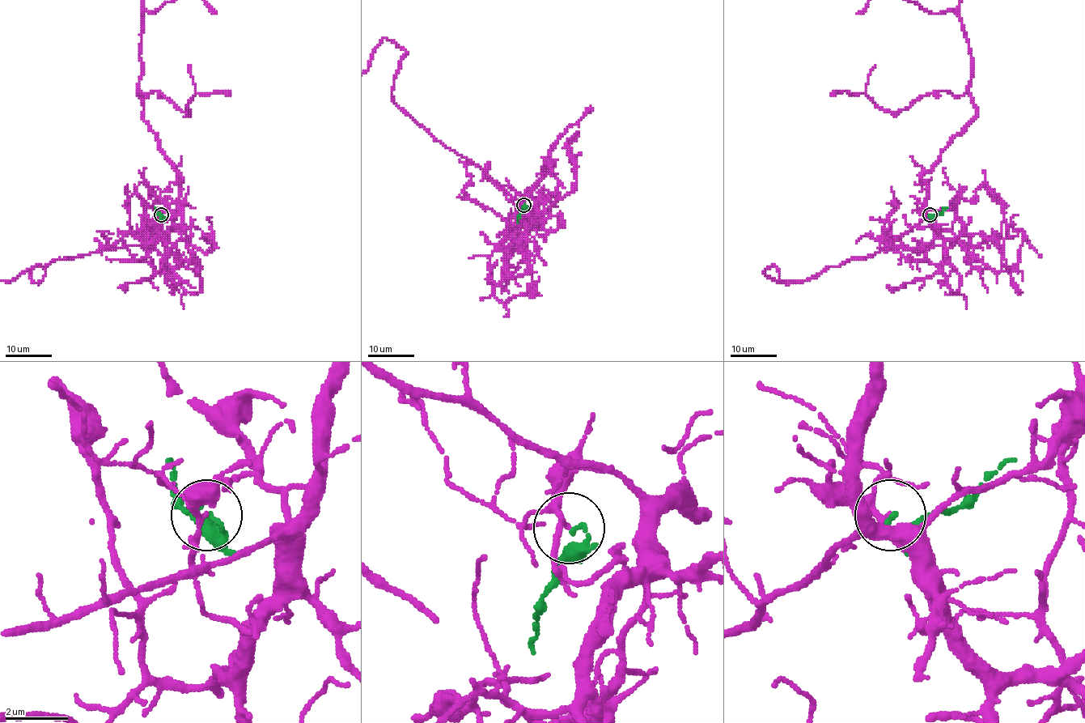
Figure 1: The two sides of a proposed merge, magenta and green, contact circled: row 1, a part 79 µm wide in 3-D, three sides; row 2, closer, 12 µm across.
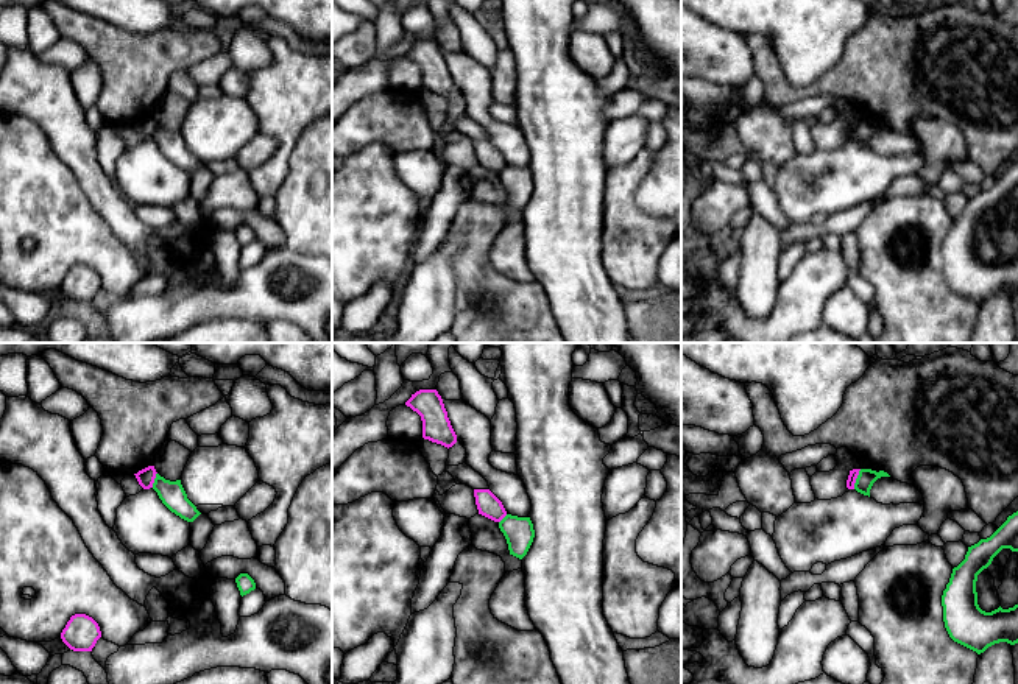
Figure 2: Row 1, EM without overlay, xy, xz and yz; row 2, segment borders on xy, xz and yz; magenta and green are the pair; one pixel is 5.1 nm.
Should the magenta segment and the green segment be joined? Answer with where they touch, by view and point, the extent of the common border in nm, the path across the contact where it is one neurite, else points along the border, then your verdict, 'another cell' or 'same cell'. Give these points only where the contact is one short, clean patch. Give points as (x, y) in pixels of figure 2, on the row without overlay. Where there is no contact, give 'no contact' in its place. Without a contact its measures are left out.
contact yz (856, 128); length 110 nm; border yz (861, 120), (853, 139); another cell

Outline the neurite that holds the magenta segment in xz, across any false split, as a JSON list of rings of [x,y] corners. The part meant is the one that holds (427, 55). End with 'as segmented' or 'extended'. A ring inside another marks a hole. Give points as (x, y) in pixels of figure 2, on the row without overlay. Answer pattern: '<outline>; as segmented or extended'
[[[419,41],[412,45],[405,56],[421,67],[424,90],[441,95],[447,100],[457,93],[457,86],[437,41]]]; as segmented

